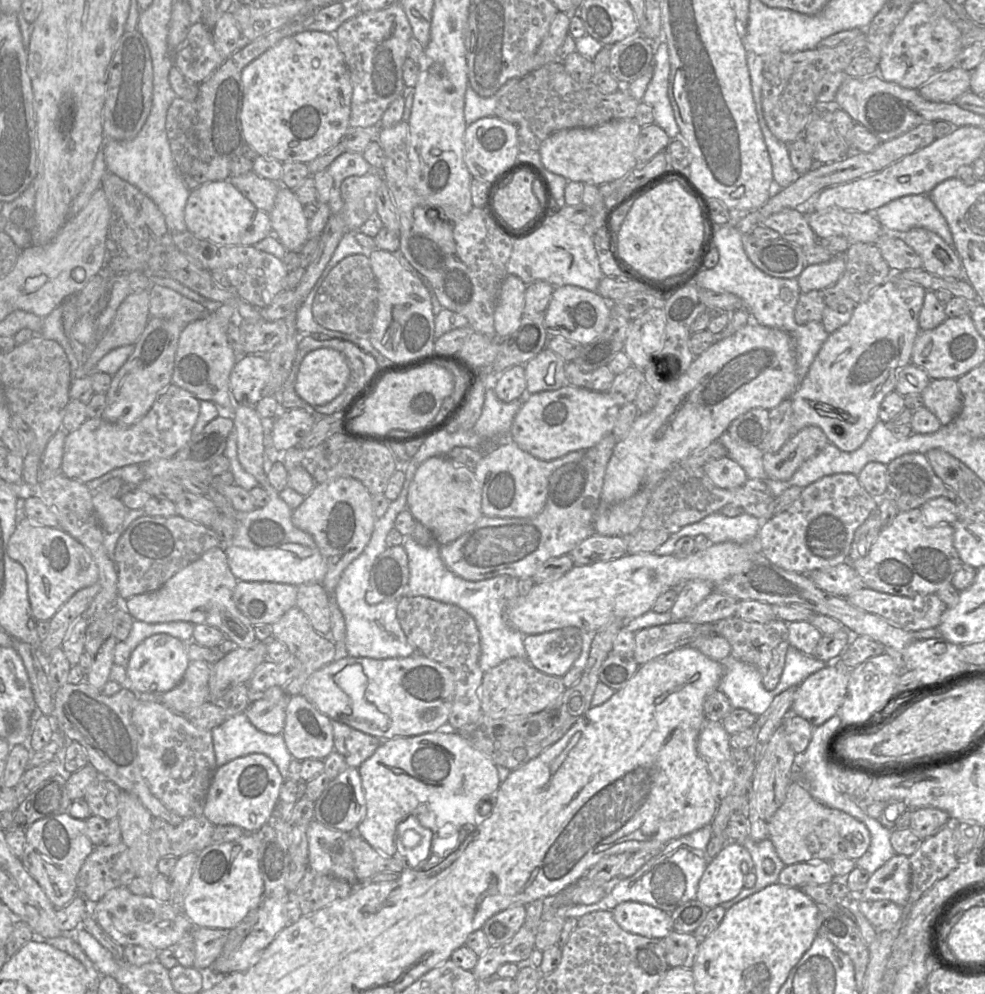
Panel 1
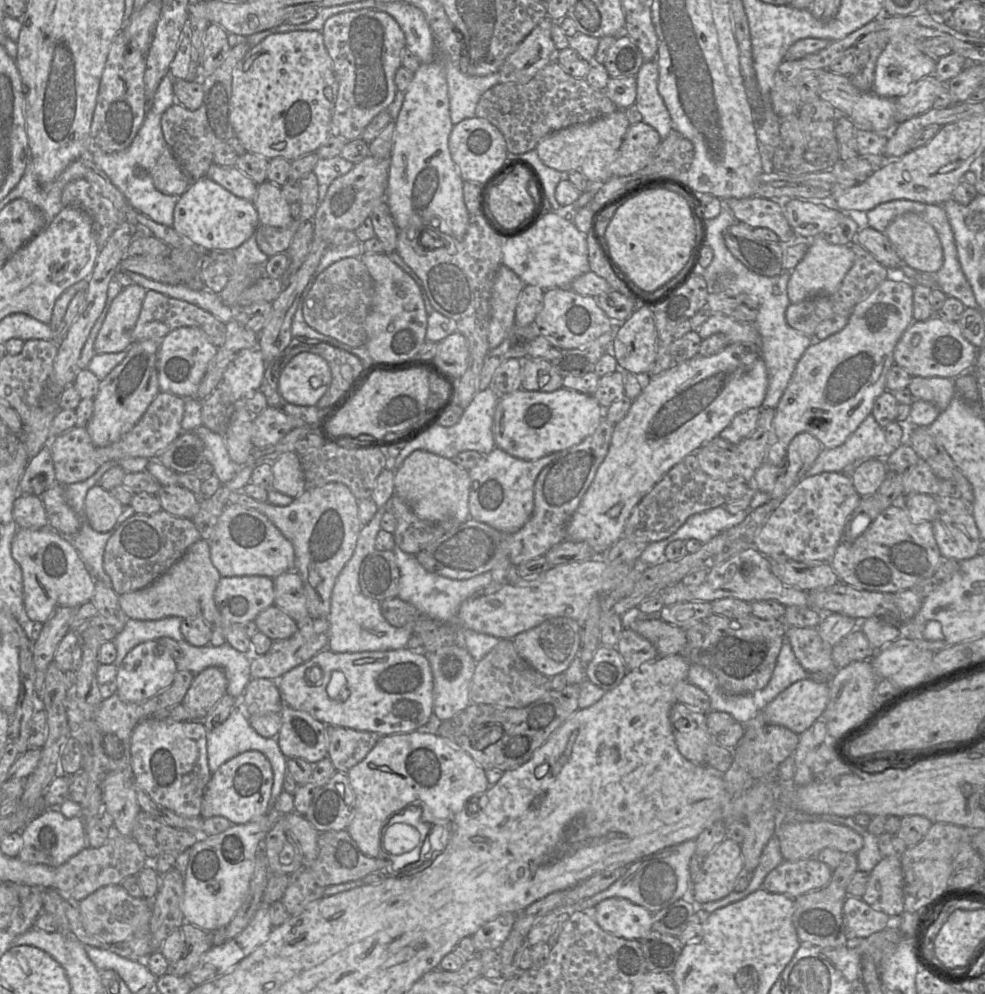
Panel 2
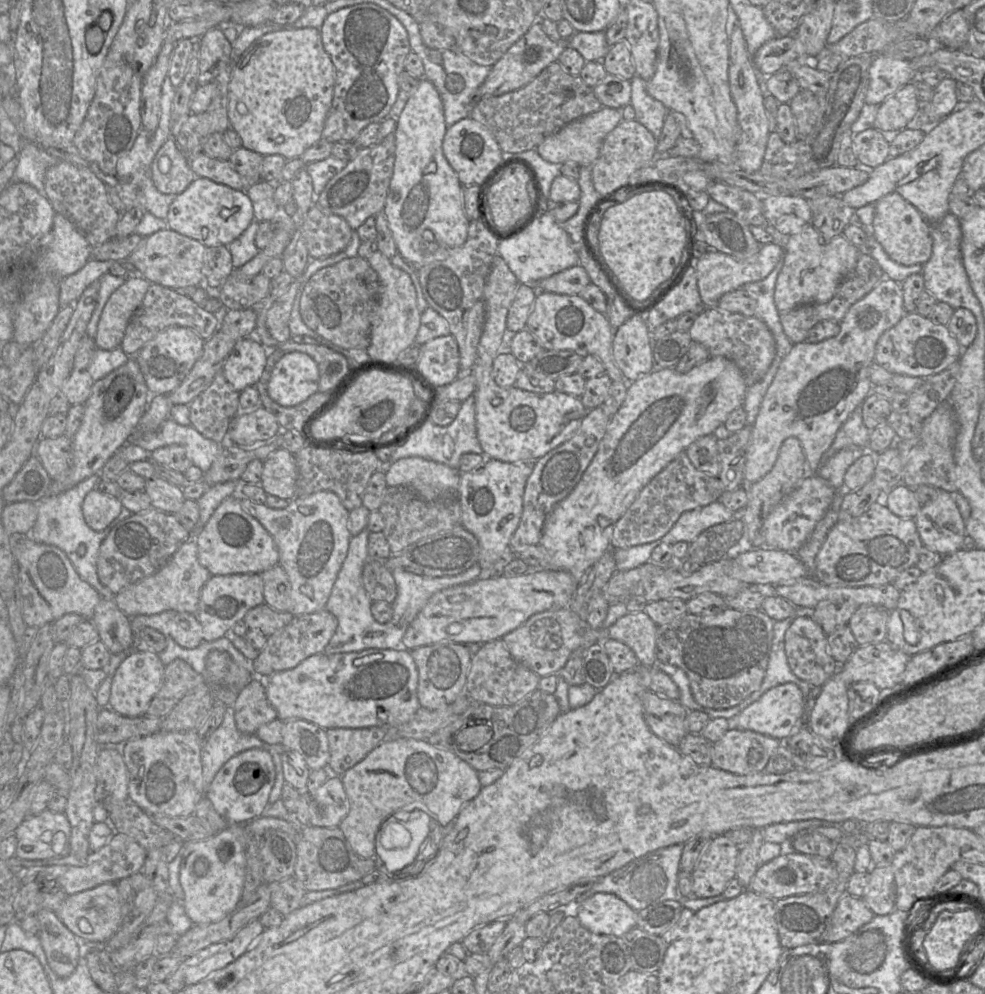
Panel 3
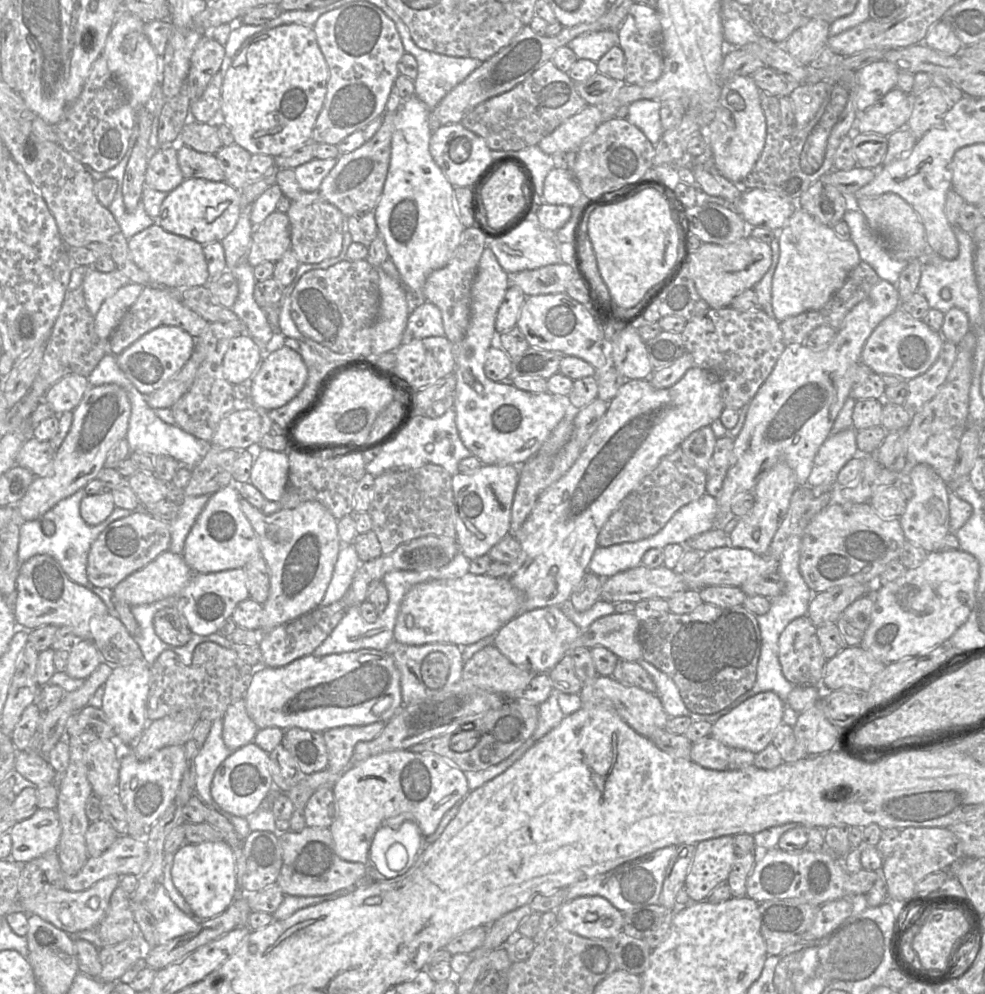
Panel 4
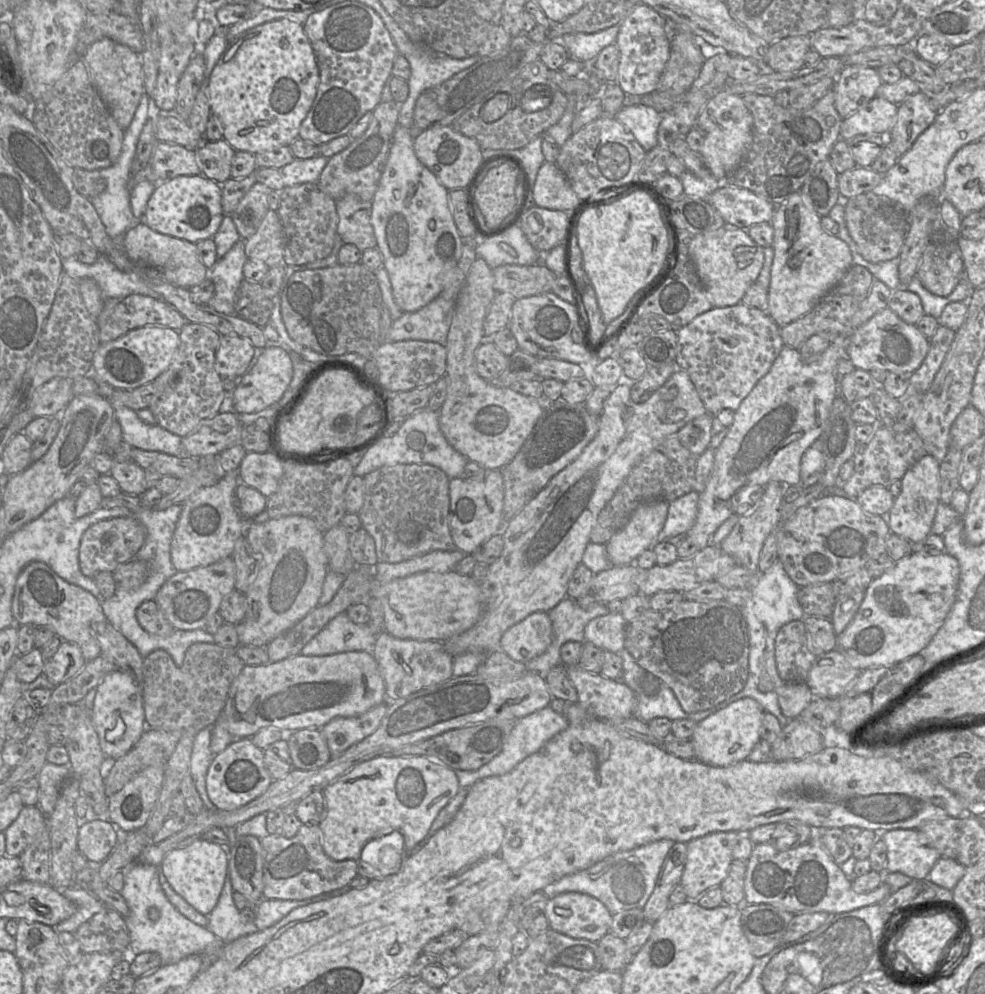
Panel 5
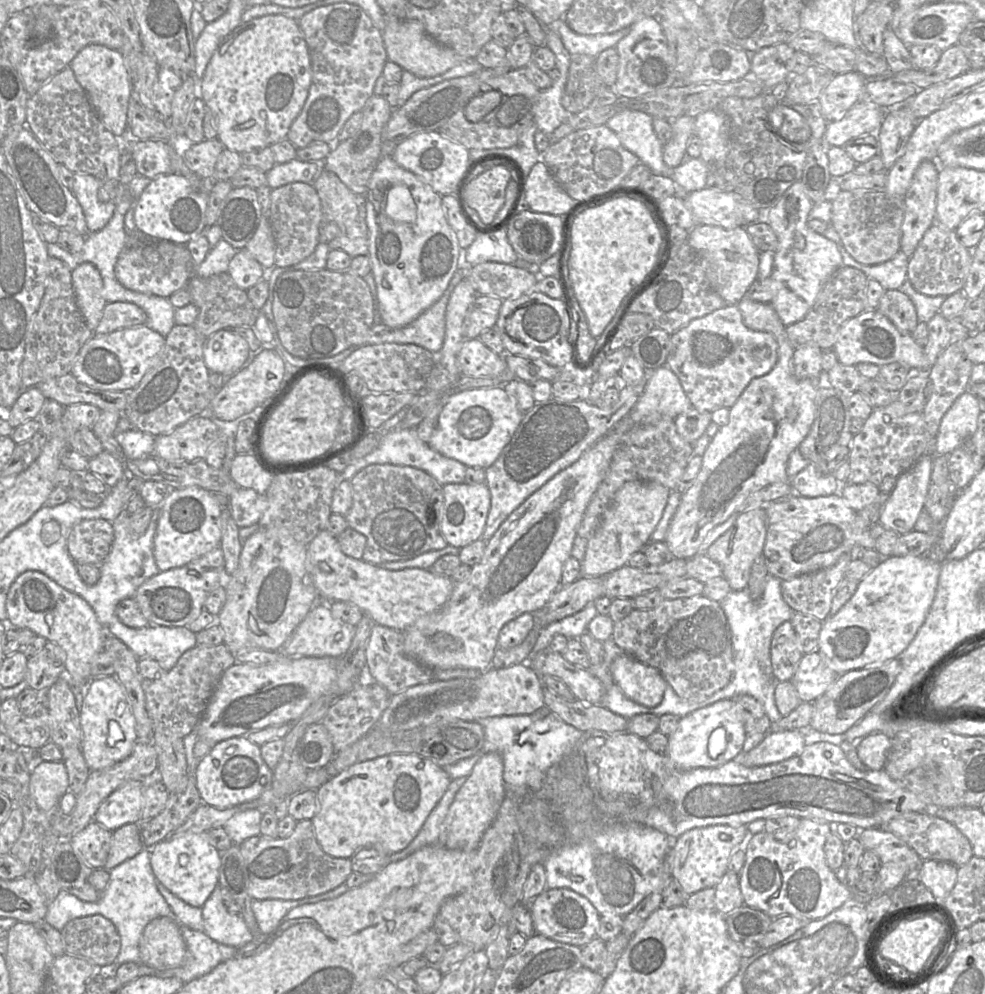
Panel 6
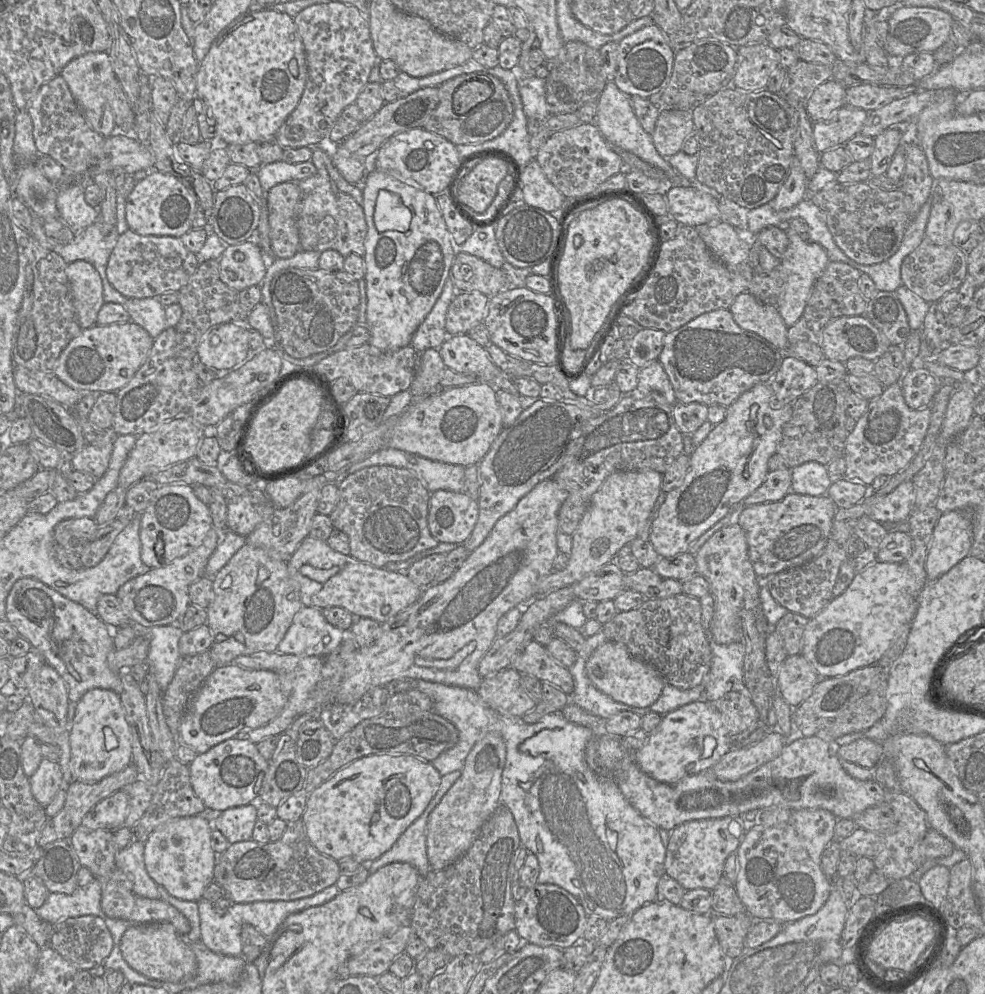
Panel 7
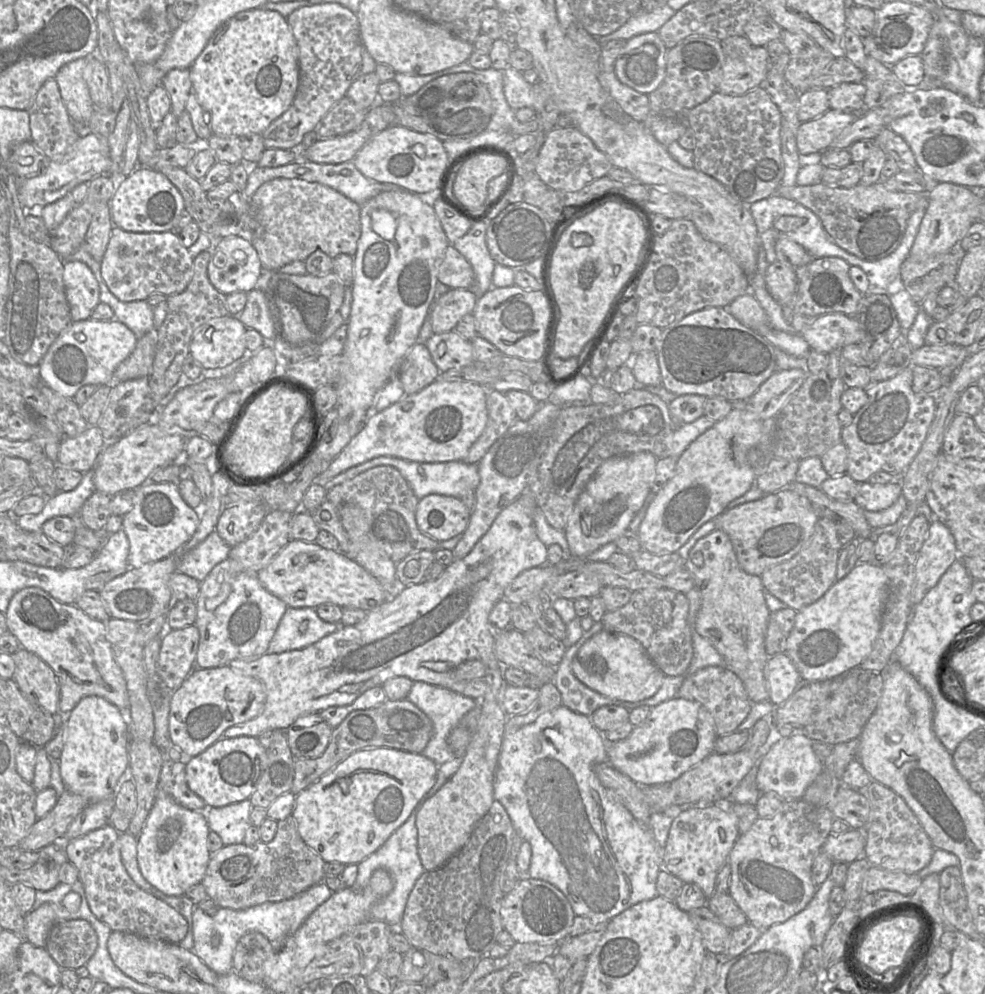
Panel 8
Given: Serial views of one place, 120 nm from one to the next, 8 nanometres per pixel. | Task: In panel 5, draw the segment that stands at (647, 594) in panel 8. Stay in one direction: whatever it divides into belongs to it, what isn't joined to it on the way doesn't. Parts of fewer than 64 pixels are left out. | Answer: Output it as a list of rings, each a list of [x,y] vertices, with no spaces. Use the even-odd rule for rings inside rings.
[[[683,600],[669,610],[648,610],[627,622],[624,648],[647,672],[671,688],[684,711],[710,709],[746,685],[750,636],[742,608],[726,600]]]

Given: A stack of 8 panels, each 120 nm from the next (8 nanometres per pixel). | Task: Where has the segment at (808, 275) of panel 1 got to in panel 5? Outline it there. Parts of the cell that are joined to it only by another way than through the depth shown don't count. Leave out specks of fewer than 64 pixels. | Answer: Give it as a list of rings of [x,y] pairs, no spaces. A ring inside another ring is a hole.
[[[800,191],[776,206],[770,222],[774,229],[772,247],[774,257],[771,266],[771,278],[768,288],[766,312],[779,328],[797,320],[810,312],[823,296],[844,277],[853,265],[849,246],[839,237],[826,232],[821,226],[821,217],[804,203]]]

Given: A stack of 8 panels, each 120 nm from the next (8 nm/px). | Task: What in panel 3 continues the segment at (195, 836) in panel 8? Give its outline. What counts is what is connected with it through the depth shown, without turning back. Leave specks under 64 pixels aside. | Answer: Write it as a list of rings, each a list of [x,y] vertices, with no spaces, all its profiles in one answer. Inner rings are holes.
[[[227,828],[204,840],[183,842],[179,879],[184,892],[182,905],[193,924],[218,922],[231,913],[241,899],[245,879],[244,847]],[[223,846],[228,849],[227,858],[224,855]]]

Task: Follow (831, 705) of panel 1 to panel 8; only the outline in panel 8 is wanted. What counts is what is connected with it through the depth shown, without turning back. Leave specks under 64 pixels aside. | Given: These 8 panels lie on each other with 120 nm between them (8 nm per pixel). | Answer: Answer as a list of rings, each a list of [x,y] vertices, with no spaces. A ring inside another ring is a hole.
[[[674,697],[650,708],[647,718],[634,726],[630,735],[618,742],[609,743],[607,761],[616,770],[640,786],[668,784],[713,753],[718,735],[712,715],[699,703]]]

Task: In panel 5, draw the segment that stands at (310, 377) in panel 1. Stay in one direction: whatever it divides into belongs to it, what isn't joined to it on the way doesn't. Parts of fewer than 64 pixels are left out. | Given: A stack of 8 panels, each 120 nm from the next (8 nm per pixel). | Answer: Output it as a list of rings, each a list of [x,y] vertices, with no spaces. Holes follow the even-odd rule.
[[[279,347],[265,348],[261,353],[256,365],[248,370],[239,380],[233,394],[234,411],[231,413],[245,414],[260,412],[276,404],[284,394],[293,377],[292,360],[288,353]]]

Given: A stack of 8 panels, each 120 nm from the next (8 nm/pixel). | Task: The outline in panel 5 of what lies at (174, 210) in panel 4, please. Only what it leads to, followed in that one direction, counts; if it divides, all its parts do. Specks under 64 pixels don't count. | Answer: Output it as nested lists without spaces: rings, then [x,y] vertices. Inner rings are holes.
[[[203,175],[177,176],[161,181],[148,200],[141,222],[172,237],[197,243],[212,238],[224,218],[221,185]]]

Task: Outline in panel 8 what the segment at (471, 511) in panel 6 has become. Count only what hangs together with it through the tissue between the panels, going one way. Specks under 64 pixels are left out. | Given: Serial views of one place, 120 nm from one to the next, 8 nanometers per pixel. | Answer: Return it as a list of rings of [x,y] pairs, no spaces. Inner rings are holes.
[[[429,494],[419,500],[415,519],[422,533],[443,542],[462,535],[470,515],[460,498]]]

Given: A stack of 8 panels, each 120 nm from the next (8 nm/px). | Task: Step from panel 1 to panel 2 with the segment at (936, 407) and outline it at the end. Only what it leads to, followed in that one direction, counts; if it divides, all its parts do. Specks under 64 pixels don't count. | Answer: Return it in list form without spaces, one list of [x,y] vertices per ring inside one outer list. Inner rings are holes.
[[[912,377],[908,390],[915,400],[934,404],[939,411],[945,410],[956,395],[954,379],[942,377]]]

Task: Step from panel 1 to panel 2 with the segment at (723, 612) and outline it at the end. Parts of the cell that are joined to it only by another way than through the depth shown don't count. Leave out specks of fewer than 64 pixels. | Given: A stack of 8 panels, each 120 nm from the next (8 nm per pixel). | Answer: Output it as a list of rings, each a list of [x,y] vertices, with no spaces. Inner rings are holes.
[[[681,602],[664,606],[659,612],[659,619],[684,630],[713,614],[710,602]]]

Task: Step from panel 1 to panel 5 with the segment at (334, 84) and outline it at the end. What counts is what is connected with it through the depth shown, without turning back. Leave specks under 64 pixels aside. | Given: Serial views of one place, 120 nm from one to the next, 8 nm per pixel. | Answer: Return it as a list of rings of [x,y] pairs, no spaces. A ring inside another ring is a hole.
[[[281,18],[248,29],[236,37],[227,41],[224,53],[221,55],[214,66],[209,77],[210,107],[214,116],[217,116],[223,124],[223,139],[230,144],[236,151],[246,151],[253,154],[274,150],[281,146],[288,146],[294,139],[299,137],[299,128],[302,121],[306,118],[317,93],[319,83],[319,68],[316,57],[306,35],[303,25],[291,20]]]

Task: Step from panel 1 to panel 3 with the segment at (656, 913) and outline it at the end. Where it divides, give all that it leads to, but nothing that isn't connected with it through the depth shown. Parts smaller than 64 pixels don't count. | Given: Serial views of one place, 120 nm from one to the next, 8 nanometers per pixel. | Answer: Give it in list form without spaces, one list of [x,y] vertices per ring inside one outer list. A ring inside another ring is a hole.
[[[596,893],[577,904],[576,917],[584,928],[601,935],[621,937],[636,926],[636,911],[610,893]]]

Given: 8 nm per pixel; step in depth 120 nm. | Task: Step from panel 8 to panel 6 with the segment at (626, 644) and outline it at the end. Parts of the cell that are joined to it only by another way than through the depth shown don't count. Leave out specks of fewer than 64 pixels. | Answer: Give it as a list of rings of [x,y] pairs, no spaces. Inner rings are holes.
[[[623,653],[610,666],[614,683],[632,701],[655,707],[663,699],[667,682],[660,672]]]

